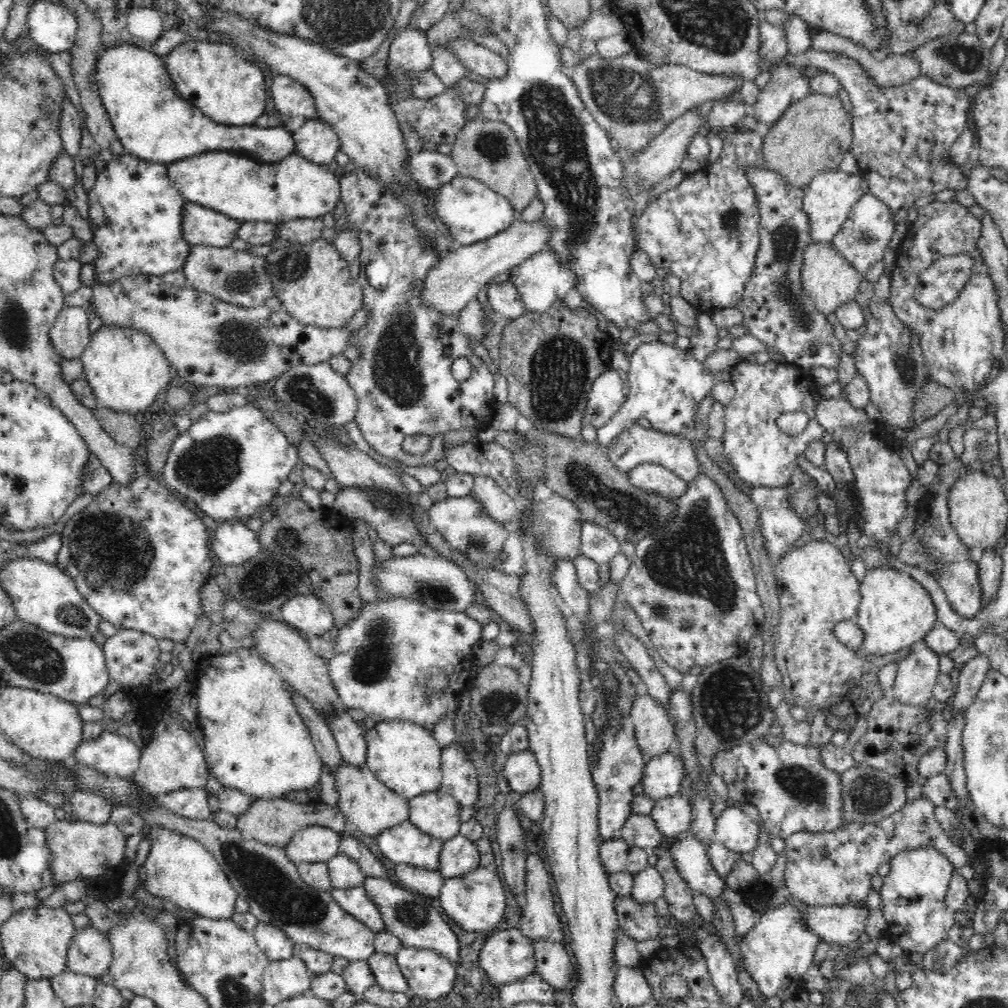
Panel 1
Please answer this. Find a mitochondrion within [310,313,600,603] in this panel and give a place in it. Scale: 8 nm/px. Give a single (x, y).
(559, 368)

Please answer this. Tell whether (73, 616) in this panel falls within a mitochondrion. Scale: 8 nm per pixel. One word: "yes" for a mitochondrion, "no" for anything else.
yes

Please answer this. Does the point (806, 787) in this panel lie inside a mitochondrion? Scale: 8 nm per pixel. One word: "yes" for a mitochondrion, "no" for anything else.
yes

